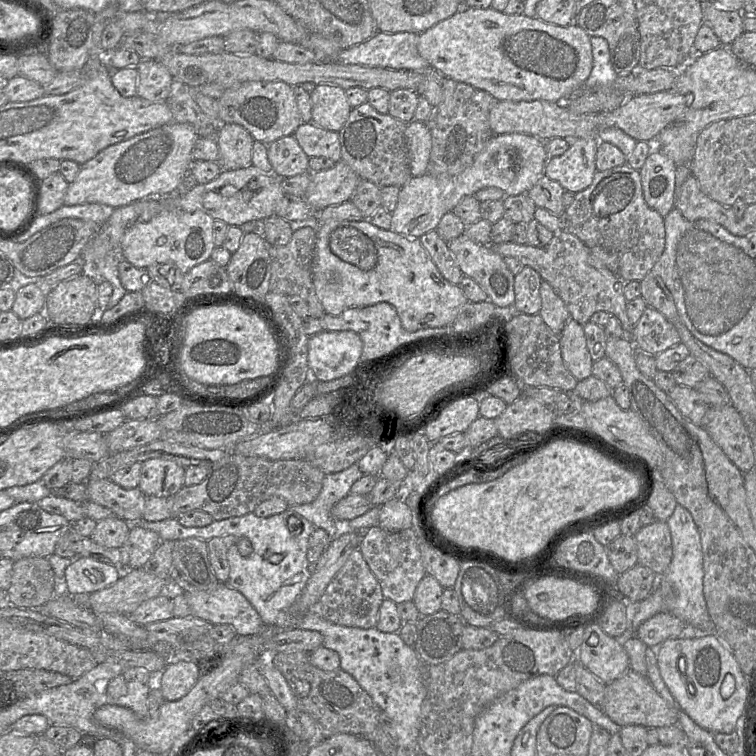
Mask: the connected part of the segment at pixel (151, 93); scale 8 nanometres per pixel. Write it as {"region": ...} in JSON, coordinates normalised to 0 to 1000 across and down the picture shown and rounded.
{"region":[[[187,78],[181,93],[181,126],[202,136],[220,135],[229,108],[224,93],[204,78]]]}

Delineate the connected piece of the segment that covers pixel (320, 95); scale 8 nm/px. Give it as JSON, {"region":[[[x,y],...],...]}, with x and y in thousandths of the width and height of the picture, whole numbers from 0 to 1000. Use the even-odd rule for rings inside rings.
{"region":[[[421,111],[410,130],[411,161],[434,173],[450,173],[466,144],[456,119],[442,111]]]}

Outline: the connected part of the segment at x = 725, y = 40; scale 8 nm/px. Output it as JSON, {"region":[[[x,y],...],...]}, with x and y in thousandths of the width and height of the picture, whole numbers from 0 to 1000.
{"region":[[[942,3],[933,7],[931,29],[942,37],[955,62],[966,61],[985,42],[983,22],[980,15],[964,15]]]}

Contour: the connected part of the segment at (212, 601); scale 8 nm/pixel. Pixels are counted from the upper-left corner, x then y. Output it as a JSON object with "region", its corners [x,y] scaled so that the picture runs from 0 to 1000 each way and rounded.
{"region":[[[290,770],[280,780],[243,786],[254,815],[280,827],[303,827],[315,841],[336,840],[352,829],[325,790],[299,771]]]}

